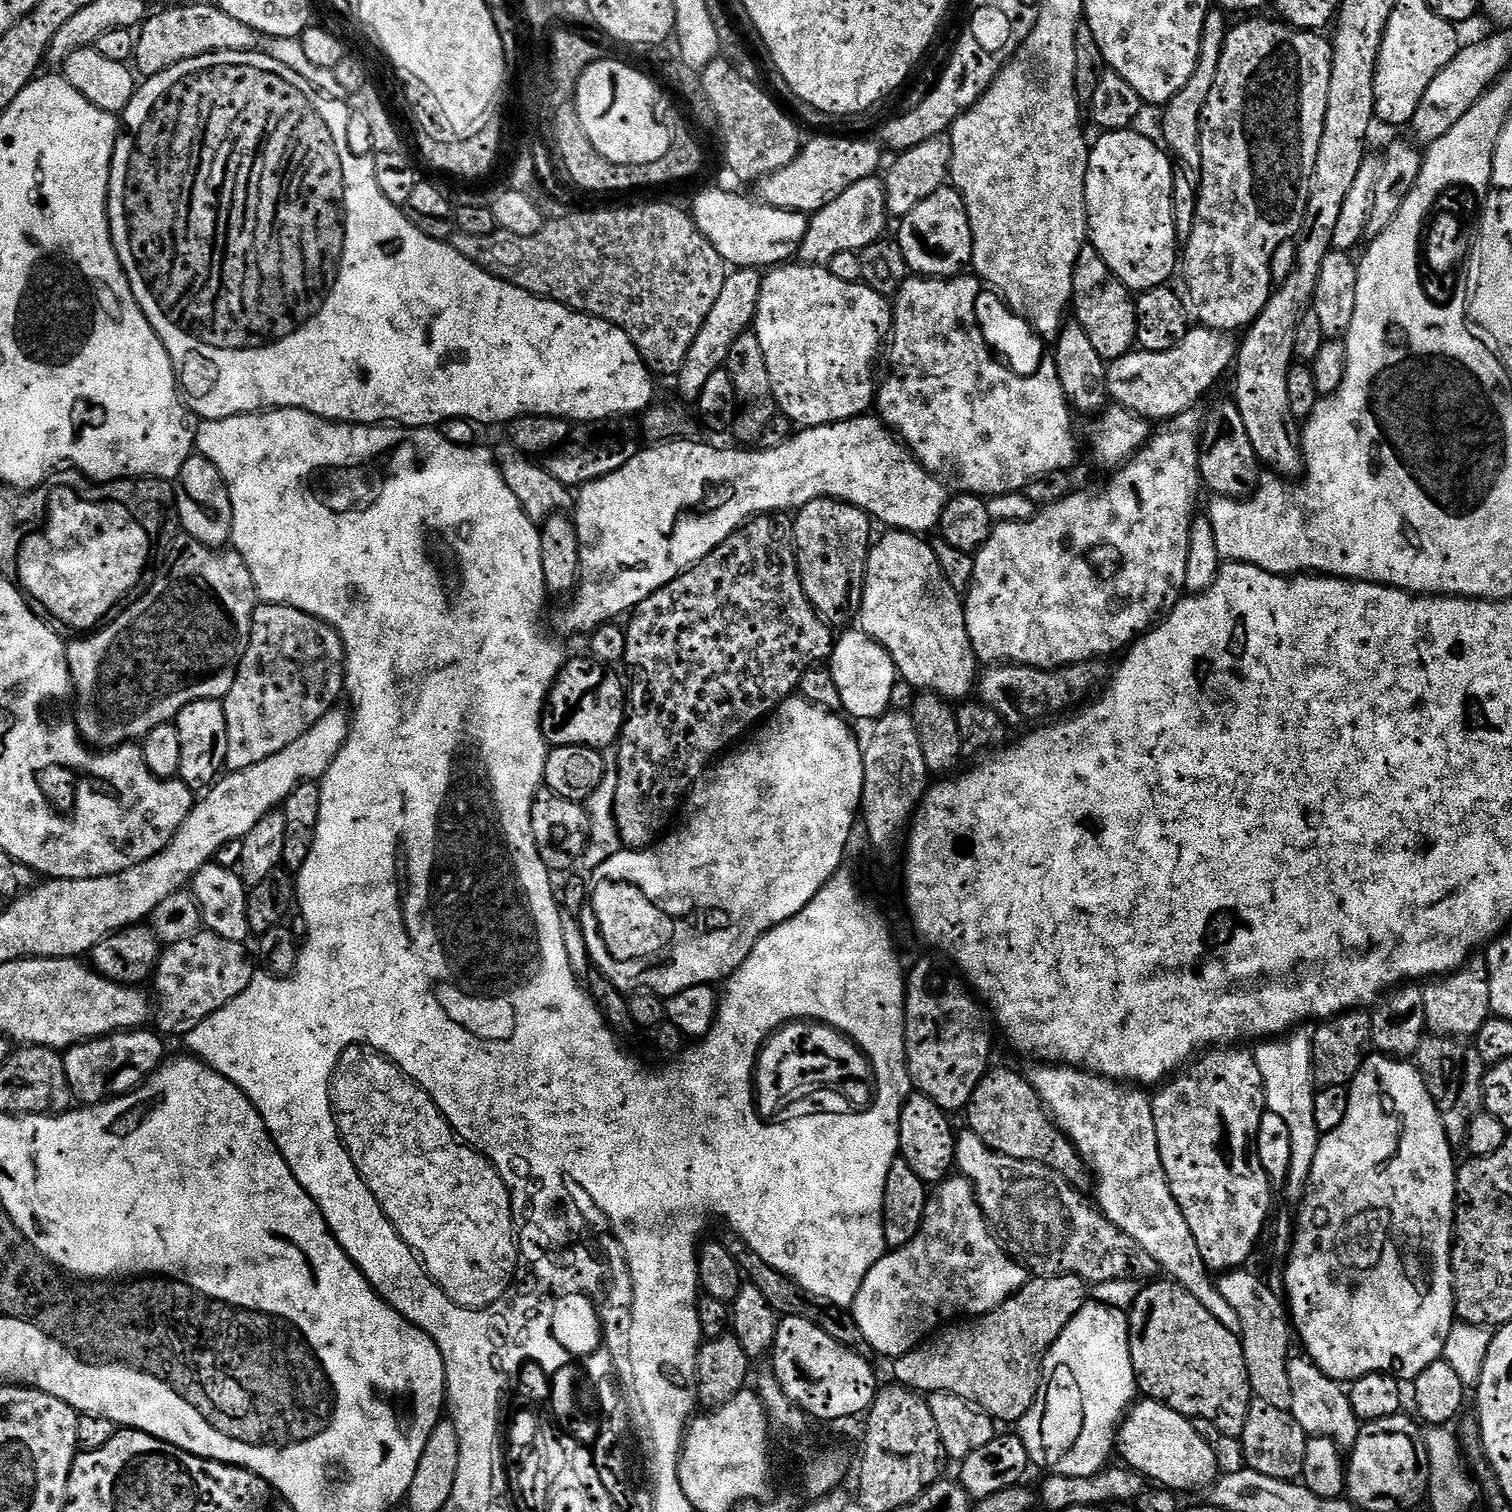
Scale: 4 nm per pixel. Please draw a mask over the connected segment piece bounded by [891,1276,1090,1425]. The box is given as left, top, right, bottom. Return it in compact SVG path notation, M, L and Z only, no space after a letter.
M1036 1276L1035 1278L1029 1279L1027 1284L1022 1285L1022 1287L1020 1287L1020 1289L1006 1302L1002 1302L1002 1306L998 1306L994 1310L990 1310L981 1316L964 1318L959 1322L949 1323L947 1326L933 1332L928 1339L923 1340L914 1350L910 1350L906 1354L895 1357L895 1359L891 1361L892 1372L896 1375L893 1376L895 1383L903 1384L905 1388L910 1388L913 1392L919 1392L921 1394L931 1394L934 1392L954 1394L958 1398L969 1400L970 1403L975 1404L977 1408L981 1408L983 1412L988 1413L993 1420L999 1422L1001 1425L1015 1425L1028 1413L1030 1406L1036 1401L1036 1394L1040 1389L1044 1356L1048 1353L1048 1349L1051 1348L1052 1343L1060 1337L1062 1330L1070 1322L1070 1318L1074 1318L1074 1314L1078 1314L1078 1310L1082 1310L1082 1306L1089 1303L1089 1300L1090 1288L1081 1276Z

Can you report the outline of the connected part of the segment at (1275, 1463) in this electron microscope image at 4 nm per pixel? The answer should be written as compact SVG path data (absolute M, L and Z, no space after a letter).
M1259 1398L1253 1399L1246 1418L1242 1443L1244 1443L1243 1463L1258 1474L1290 1481L1303 1477L1310 1437L1304 1431L1304 1427L1292 1417L1291 1411Z

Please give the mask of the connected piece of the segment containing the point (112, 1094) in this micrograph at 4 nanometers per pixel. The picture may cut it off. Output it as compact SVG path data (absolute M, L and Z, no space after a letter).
M121 1030L112 1033L111 1036L102 1036L99 1040L85 1040L82 1044L73 1044L63 1053L64 1069L68 1078L68 1087L73 1097L77 1096L84 1106L102 1104L118 1096L125 1096L139 1088L157 1068L165 1063L164 1044L161 1037L155 1031L149 1030Z

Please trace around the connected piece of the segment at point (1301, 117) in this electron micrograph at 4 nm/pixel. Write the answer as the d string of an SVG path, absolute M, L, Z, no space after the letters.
M1244 18L1244 19L1241 19L1241 20L1244 20L1244 21L1242 21L1242 22L1241 22L1241 24L1240 24L1240 25L1238 25L1238 26L1237 26L1237 28L1232 28L1232 29L1230 29L1230 30L1229 30L1229 32L1226 32L1226 35L1225 35L1225 36L1224 36L1224 49L1223 49L1223 50L1222 50L1222 54L1221 54L1221 55L1220 55L1220 61L1219 61L1219 62L1218 62L1218 74L1217 74L1217 75L1216 75L1216 77L1215 77L1215 78L1214 78L1214 86L1213 86L1213 87L1212 87L1212 89L1211 89L1211 90L1210 90L1210 98L1209 98L1209 99L1208 99L1208 101L1207 101L1207 102L1206 102L1206 106L1205 106L1205 107L1204 107L1204 118L1203 118L1203 121L1202 121L1202 123L1201 123L1201 125L1200 125L1200 162L1199 162L1199 165L1198 165L1198 171L1200 171L1200 172L1201 172L1201 176L1200 176L1200 197L1198 197L1198 198L1197 198L1197 200L1196 200L1196 221L1194 221L1194 222L1193 222L1193 224L1192 224L1192 233L1190 233L1190 234L1189 234L1189 236L1188 236L1188 245L1186 245L1186 246L1185 246L1185 248L1184 248L1184 245L1183 245L1183 248L1182 248L1182 276L1183 276L1183 272L1184 272L1184 280L1185 280L1185 282L1186 282L1186 283L1188 283L1188 296L1189 296L1189 297L1188 297L1188 296L1187 296L1187 299L1188 299L1188 300L1189 300L1189 301L1190 301L1190 304L1191 304L1191 300L1190 300L1190 299L1192 299L1192 304L1193 304L1193 306L1194 306L1194 307L1196 307L1196 316L1197 316L1197 318L1198 318L1198 319L1200 319L1200 320L1197 320L1197 321L1199 321L1199 323L1200 323L1200 324L1201 324L1201 325L1203 325L1203 327L1205 327L1205 328L1217 328L1217 329L1219 329L1219 331L1220 331L1220 332L1226 332L1226 333L1229 333L1229 334L1236 334L1236 333L1239 333L1239 331L1238 331L1238 330L1239 330L1239 328L1241 328L1241 330L1244 330L1244 329L1247 329L1247 328L1248 328L1248 327L1249 327L1249 326L1251 326L1251 325L1252 325L1252 324L1253 324L1253 323L1255 323L1255 321L1256 321L1256 319L1257 319L1257 318L1258 318L1258 317L1259 317L1259 316L1260 316L1260 315L1261 315L1261 314L1262 314L1262 312L1263 312L1263 310L1264 310L1264 308L1265 308L1265 307L1266 307L1266 305L1267 305L1267 302L1268 302L1268 300L1269 300L1269 299L1270 299L1270 298L1271 298L1271 296L1272 296L1272 294L1273 294L1273 291L1274 291L1274 283L1273 283L1273 284L1272 284L1272 259L1274 259L1274 258L1275 258L1275 256L1276 256L1276 251L1278 251L1278 250L1279 250L1279 248L1280 248L1280 247L1282 247L1282 246L1283 246L1283 244L1284 244L1284 243L1286 243L1286 242L1287 242L1287 240L1290 240L1290 242L1292 242L1292 241L1295 241L1295 240L1296 240L1296 239L1297 239L1297 236L1298 236L1298 234L1299 234L1299 232L1300 232L1300 227L1301 227L1301 226L1302 226L1302 224L1303 224L1303 216L1304 216L1304 215L1305 215L1305 214L1307 214L1307 213L1308 213L1308 210L1307 210L1307 202L1308 202L1308 200L1309 200L1309 199L1310 199L1310 197L1311 197L1311 194L1312 194L1312 186L1313 186L1313 183L1314 183L1314 177L1315 177L1315 175L1316 175L1316 163L1317 163L1317 162L1318 162L1318 150L1319 150L1319 149L1320 149L1320 143L1321 143L1321 142L1322 142L1322 130L1323 130L1323 129L1324 129L1324 123L1325 123L1325 122L1326 122L1326 110L1327 110L1327 109L1328 109L1328 95L1329 95L1329 94L1330 94L1330 78L1331 78L1331 77L1332 77L1332 44L1331 44L1331 43L1330 43L1330 40L1329 40L1329 37L1328 37L1328 40L1327 40L1327 38L1326 38L1326 37L1324 37L1324 34L1321 34L1321 33L1320 33L1320 32L1319 32L1319 31L1316 31L1316 30L1311 30L1311 31L1312 31L1312 32L1303 32L1303 30L1302 30L1302 29L1300 29L1300 26L1293 26L1293 25L1292 25L1292 24L1291 24L1291 23L1288 23L1288 22L1283 22L1283 23L1284 23L1284 24L1279 24L1279 22L1278 22L1278 21L1276 21L1276 20L1252 20L1252 19L1256 19L1256 18Z

